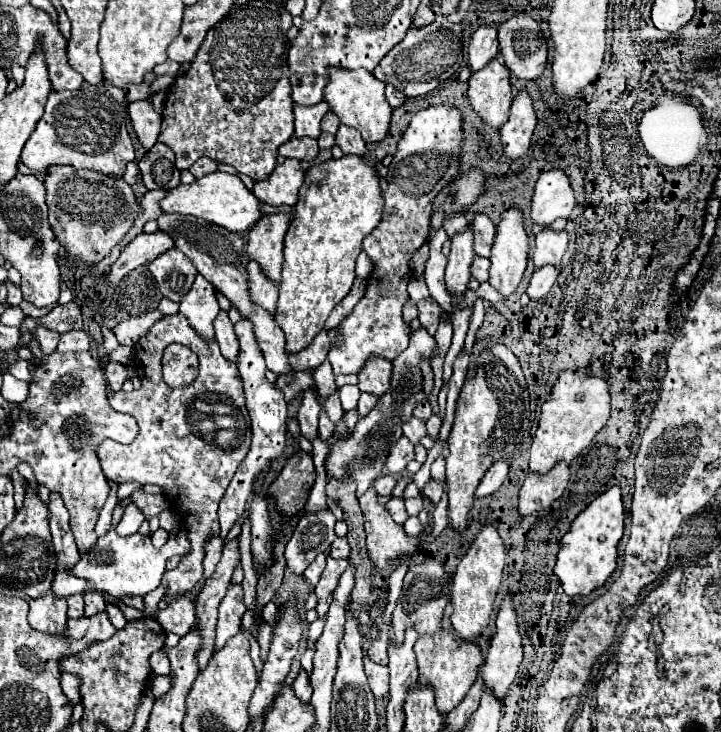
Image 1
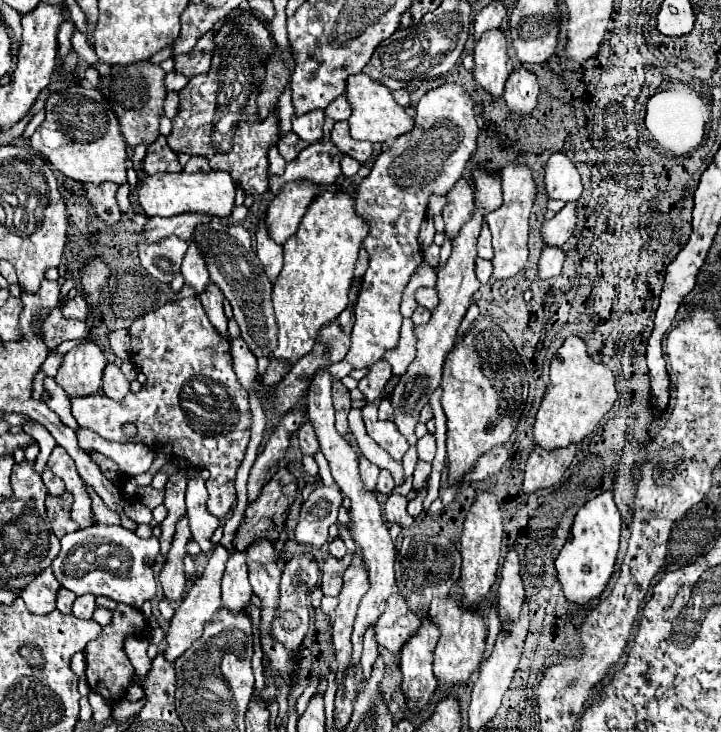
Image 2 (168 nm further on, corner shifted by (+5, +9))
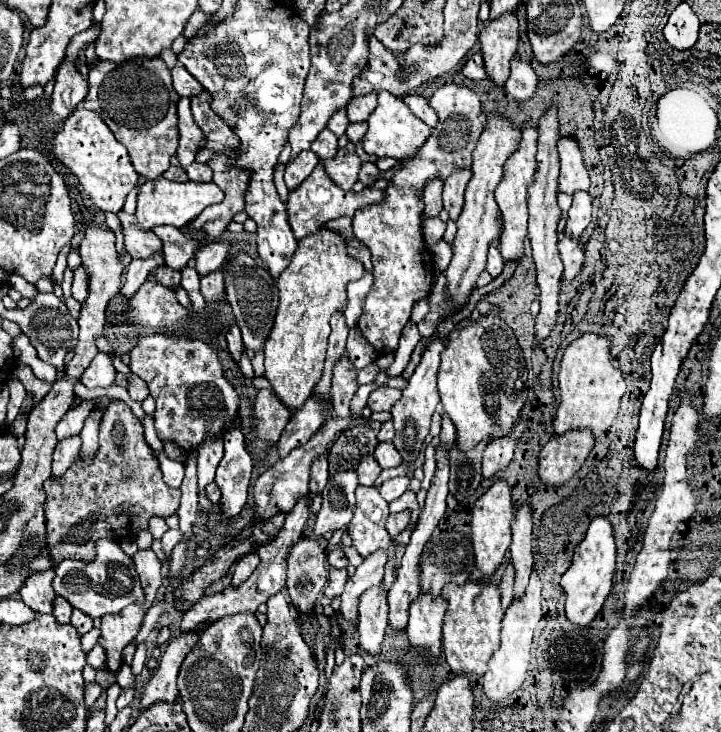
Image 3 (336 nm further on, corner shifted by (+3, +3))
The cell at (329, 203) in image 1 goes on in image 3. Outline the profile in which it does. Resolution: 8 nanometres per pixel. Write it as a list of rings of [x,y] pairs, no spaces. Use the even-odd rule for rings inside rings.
[[[322,227],[318,233],[298,241],[290,265],[276,279],[280,303],[272,331],[264,343],[264,377],[270,381],[272,393],[290,411],[302,409],[314,385],[320,381],[330,335],[330,317],[346,307],[348,281],[360,279],[362,275],[364,267],[348,255],[344,237]]]

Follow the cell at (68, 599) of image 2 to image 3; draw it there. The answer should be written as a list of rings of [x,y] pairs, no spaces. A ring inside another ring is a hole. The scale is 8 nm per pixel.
[[[56,597],[54,599],[54,611],[52,611],[56,621],[58,623],[70,623],[70,613],[72,613],[72,605],[66,599]]]

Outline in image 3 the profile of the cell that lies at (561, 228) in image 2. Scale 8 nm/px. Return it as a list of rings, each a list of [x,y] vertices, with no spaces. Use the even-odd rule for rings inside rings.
[[[588,191],[574,193],[574,203],[572,203],[568,215],[570,217],[568,217],[568,225],[566,225],[564,233],[580,237],[592,219],[592,197]]]

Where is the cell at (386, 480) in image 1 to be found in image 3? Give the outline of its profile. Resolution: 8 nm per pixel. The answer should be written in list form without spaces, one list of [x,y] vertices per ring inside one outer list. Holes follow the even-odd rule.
[[[394,477],[394,479],[388,479],[382,483],[380,487],[380,495],[390,503],[394,499],[398,499],[410,485],[410,479],[408,477]]]

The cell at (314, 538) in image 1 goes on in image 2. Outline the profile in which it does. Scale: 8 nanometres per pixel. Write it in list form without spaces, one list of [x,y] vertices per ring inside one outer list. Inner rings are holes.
[[[318,487],[302,503],[298,525],[294,529],[296,543],[312,549],[320,549],[328,541],[328,529],[336,523],[338,507],[342,503],[340,489]]]

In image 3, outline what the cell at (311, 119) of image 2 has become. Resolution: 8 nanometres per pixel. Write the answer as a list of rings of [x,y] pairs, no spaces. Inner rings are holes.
[[[324,129],[324,131],[316,137],[316,141],[312,143],[312,151],[314,151],[320,159],[332,159],[332,157],[336,157],[336,153],[338,153],[338,137],[336,137],[332,131]]]

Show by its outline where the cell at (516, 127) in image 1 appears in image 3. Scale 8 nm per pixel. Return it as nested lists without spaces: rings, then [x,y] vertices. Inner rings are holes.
[[[514,57],[510,61],[510,77],[504,83],[504,89],[514,97],[514,99],[528,99],[534,95],[538,85],[538,77],[534,73],[534,69],[530,67],[530,63]]]

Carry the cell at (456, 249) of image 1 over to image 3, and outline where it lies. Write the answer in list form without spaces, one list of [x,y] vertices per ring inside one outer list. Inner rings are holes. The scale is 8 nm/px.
[[[456,169],[452,171],[452,175],[444,181],[444,209],[448,211],[450,219],[456,221],[460,211],[462,211],[462,205],[464,205],[464,189],[468,185],[472,177],[472,171],[470,169]]]

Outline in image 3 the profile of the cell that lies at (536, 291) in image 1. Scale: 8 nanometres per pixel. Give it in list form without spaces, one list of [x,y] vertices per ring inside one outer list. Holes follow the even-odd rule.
[[[562,235],[558,249],[564,263],[564,279],[574,279],[584,267],[584,247],[576,237]]]

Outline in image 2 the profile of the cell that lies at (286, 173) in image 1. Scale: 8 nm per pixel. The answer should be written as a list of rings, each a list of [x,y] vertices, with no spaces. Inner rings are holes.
[[[316,141],[316,143],[308,145],[306,149],[302,149],[302,153],[296,159],[286,163],[284,175],[270,175],[268,191],[272,195],[278,195],[284,189],[284,185],[290,183],[290,181],[310,181],[314,185],[332,185],[342,175],[342,171],[340,171],[340,155],[342,153],[336,149],[336,145],[332,141],[328,141],[328,143]]]

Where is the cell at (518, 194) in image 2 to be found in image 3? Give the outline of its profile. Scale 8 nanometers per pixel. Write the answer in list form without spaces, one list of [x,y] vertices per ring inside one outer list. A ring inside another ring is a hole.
[[[524,123],[522,127],[522,139],[516,147],[516,151],[508,157],[504,165],[504,179],[496,187],[496,203],[502,211],[504,217],[504,233],[500,235],[500,253],[506,261],[520,261],[524,255],[524,241],[526,241],[526,223],[528,223],[528,185],[534,179],[534,169],[536,169],[536,139],[538,139],[538,129],[532,123]]]

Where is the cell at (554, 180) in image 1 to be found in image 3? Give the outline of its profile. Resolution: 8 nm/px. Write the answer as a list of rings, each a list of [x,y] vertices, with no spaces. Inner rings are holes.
[[[566,135],[558,141],[558,151],[560,151],[560,191],[564,193],[574,193],[574,191],[582,191],[590,187],[590,177],[588,177],[588,169],[584,167],[584,159],[582,159],[582,151],[576,143],[574,137]]]

